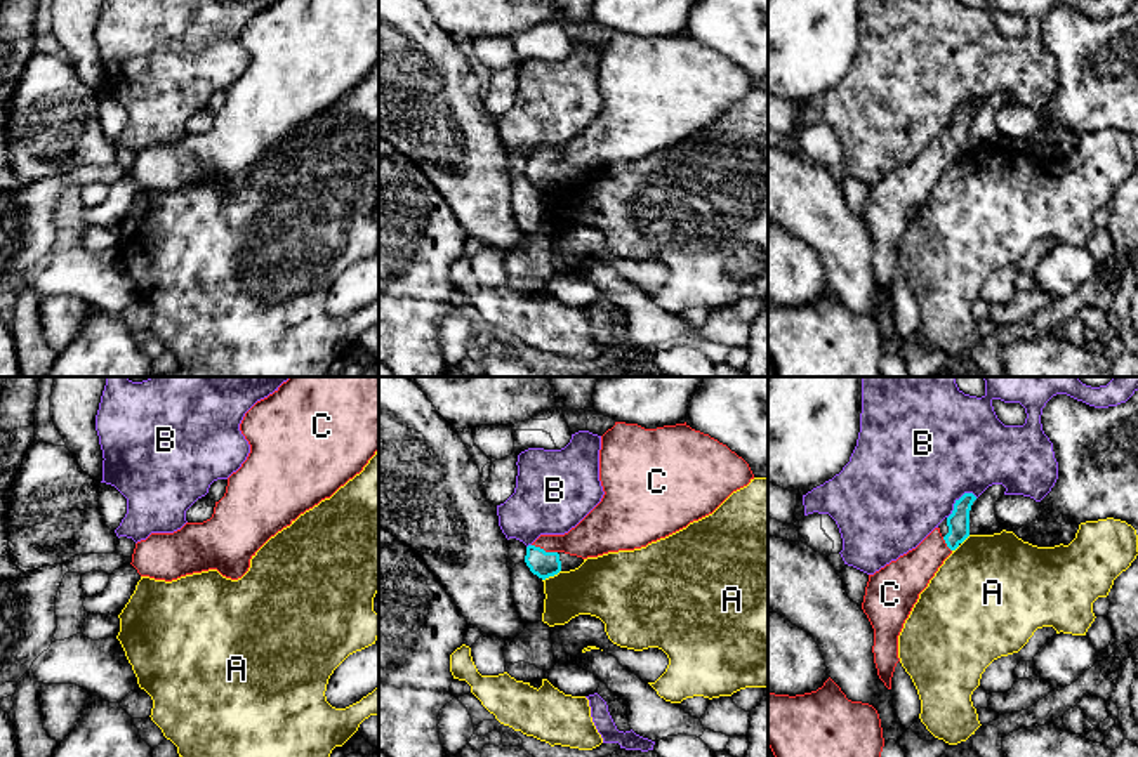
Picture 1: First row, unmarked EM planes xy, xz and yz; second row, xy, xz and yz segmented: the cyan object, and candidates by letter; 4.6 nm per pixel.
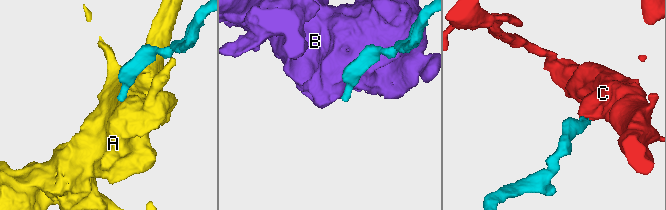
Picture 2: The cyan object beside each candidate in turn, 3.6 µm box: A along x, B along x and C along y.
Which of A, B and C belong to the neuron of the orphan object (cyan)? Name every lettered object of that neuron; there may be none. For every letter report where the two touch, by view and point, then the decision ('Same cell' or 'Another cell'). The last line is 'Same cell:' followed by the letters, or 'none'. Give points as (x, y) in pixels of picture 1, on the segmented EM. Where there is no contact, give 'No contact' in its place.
A: Touches cyan at xz (551, 575). Another cell
B: Touches cyan at yz (958, 500). Another cell
C: Touches cyan at xz (542, 549). Same cell
Same cell: C

